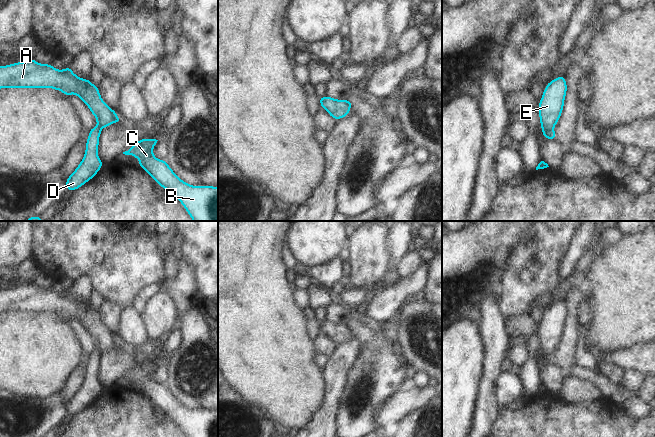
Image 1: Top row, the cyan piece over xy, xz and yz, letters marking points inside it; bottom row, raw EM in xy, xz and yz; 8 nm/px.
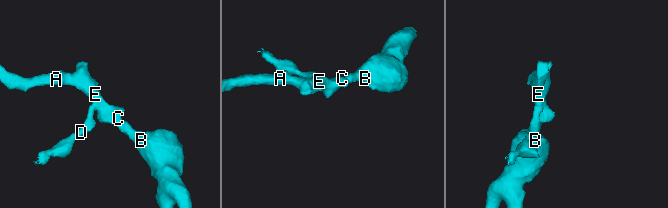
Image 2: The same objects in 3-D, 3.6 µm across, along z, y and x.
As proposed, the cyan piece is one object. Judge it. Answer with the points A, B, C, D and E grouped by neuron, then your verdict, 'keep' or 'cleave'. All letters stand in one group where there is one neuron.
A B C E / D | cleave

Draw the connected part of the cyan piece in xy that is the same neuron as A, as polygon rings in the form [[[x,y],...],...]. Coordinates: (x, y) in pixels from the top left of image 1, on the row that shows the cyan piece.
[[[33,58],[6,66],[0,66],[0,89],[1,88],[52,88],[60,90],[65,96],[70,94],[77,95],[96,117],[99,127],[105,128],[113,123],[120,123],[121,120],[115,110],[111,109],[101,98],[98,86],[93,85],[89,78],[82,79],[72,72],[71,67],[64,68],[62,71],[54,68],[50,64],[37,63]]]

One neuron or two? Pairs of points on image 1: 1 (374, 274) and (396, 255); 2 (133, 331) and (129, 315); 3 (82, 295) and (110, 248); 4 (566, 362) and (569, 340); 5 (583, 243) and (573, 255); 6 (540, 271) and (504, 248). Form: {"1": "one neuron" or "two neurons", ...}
{"1": "two neurons", "2": "one neuron", "3": "two neurons", "4": "one neuron", "5": "one neuron", "6": "two neurons"}

